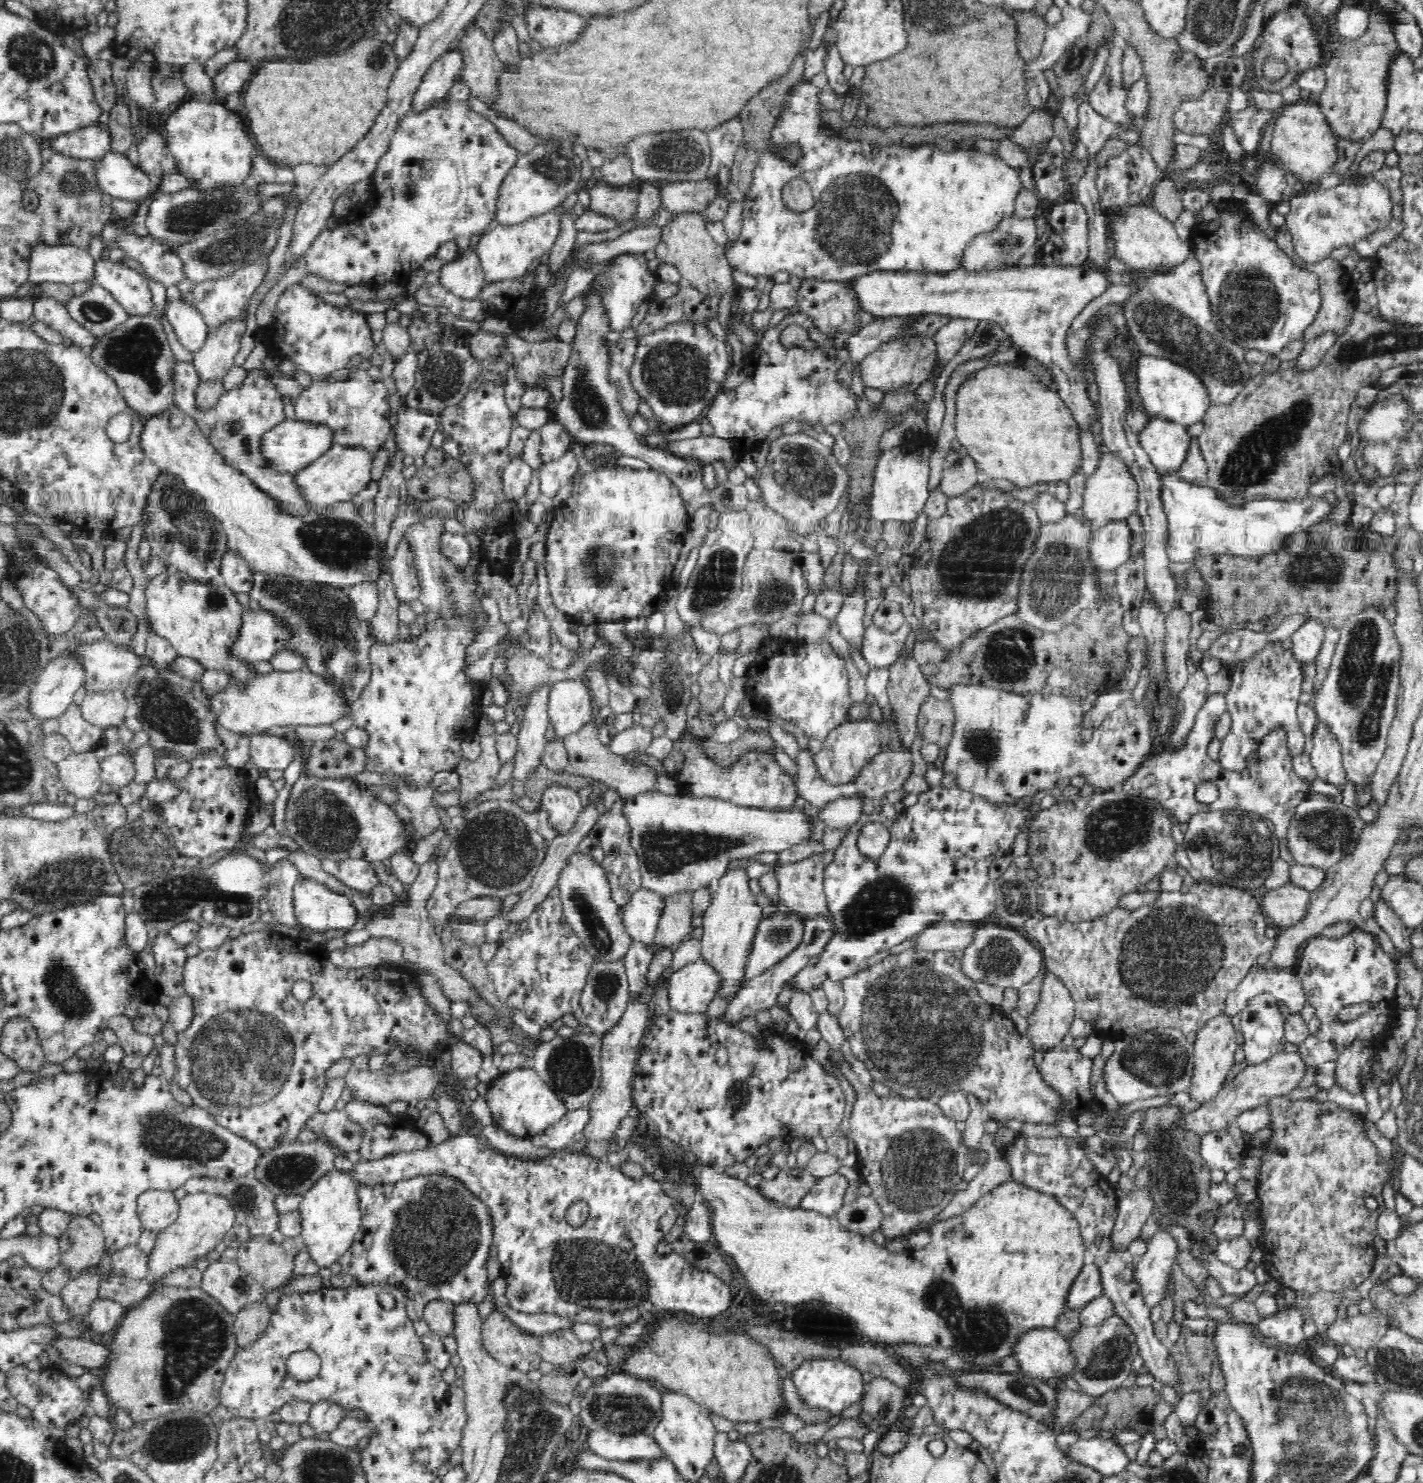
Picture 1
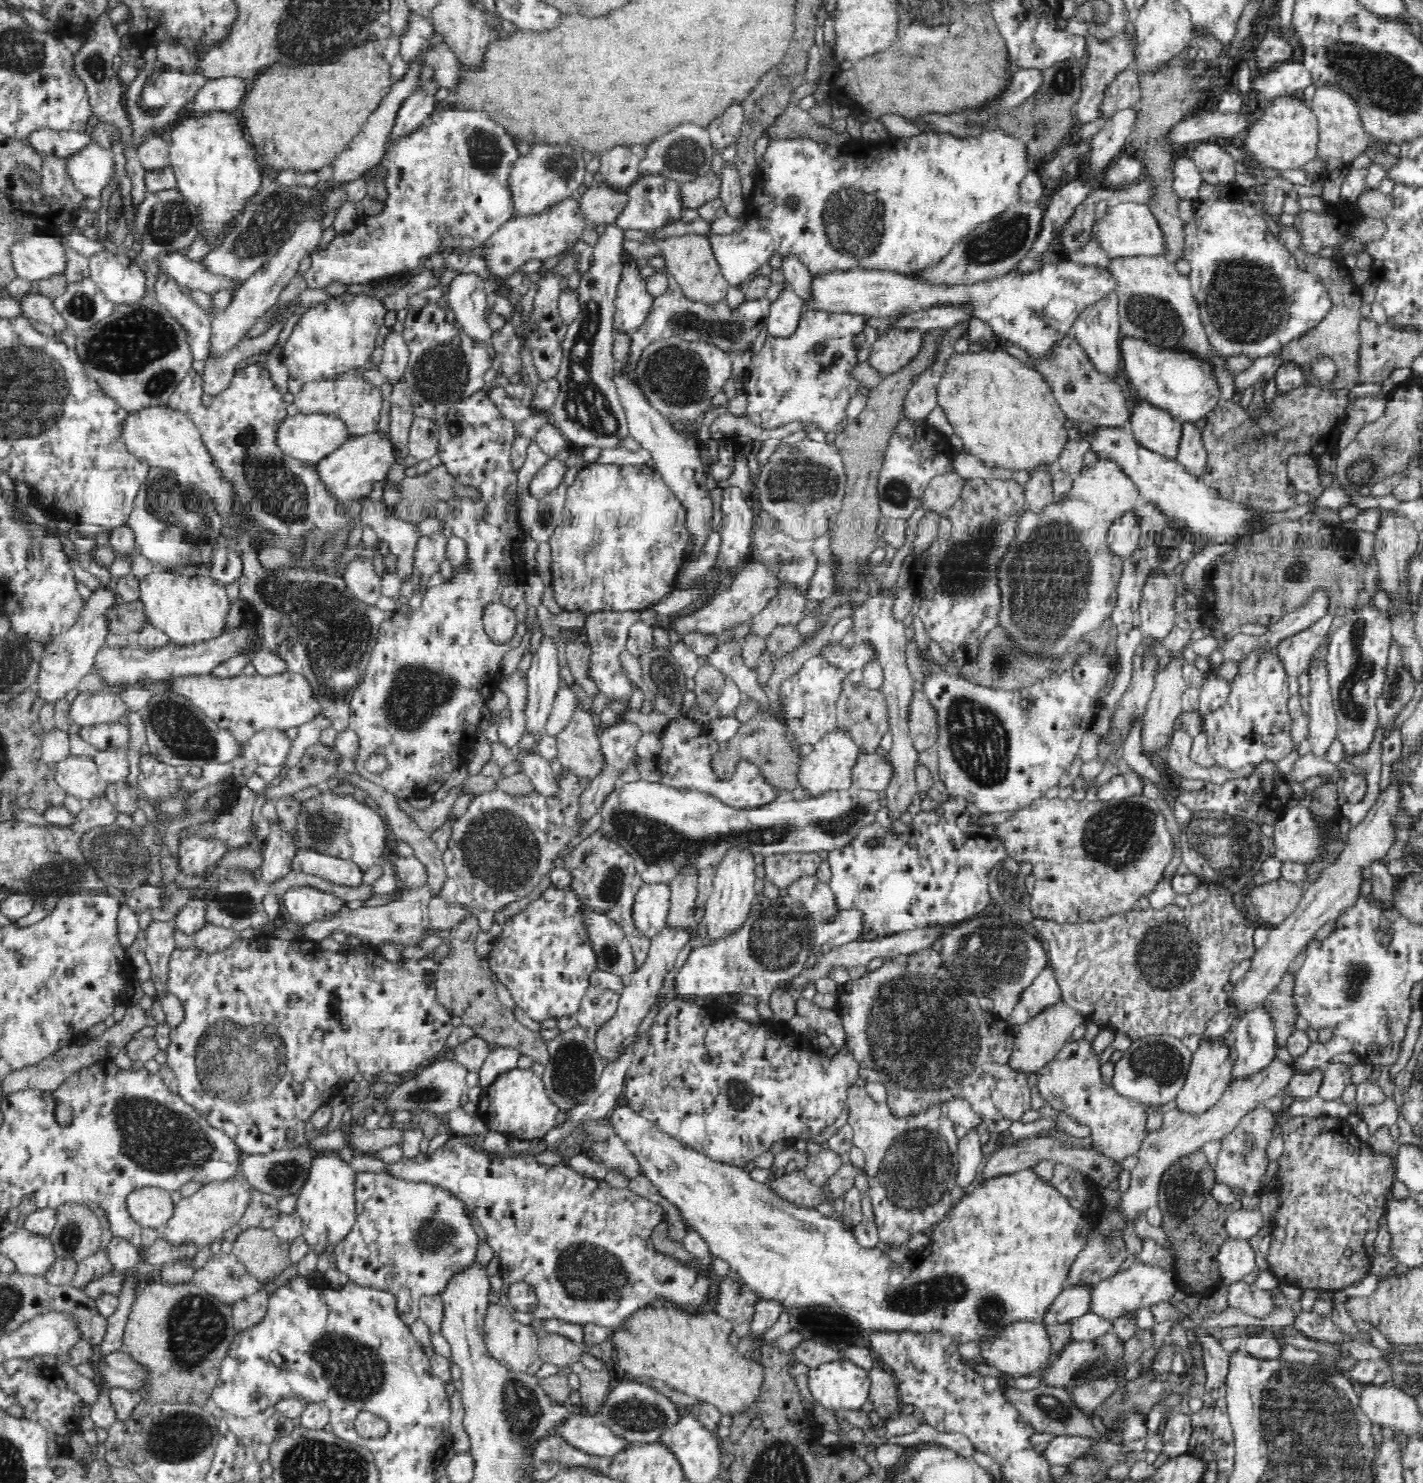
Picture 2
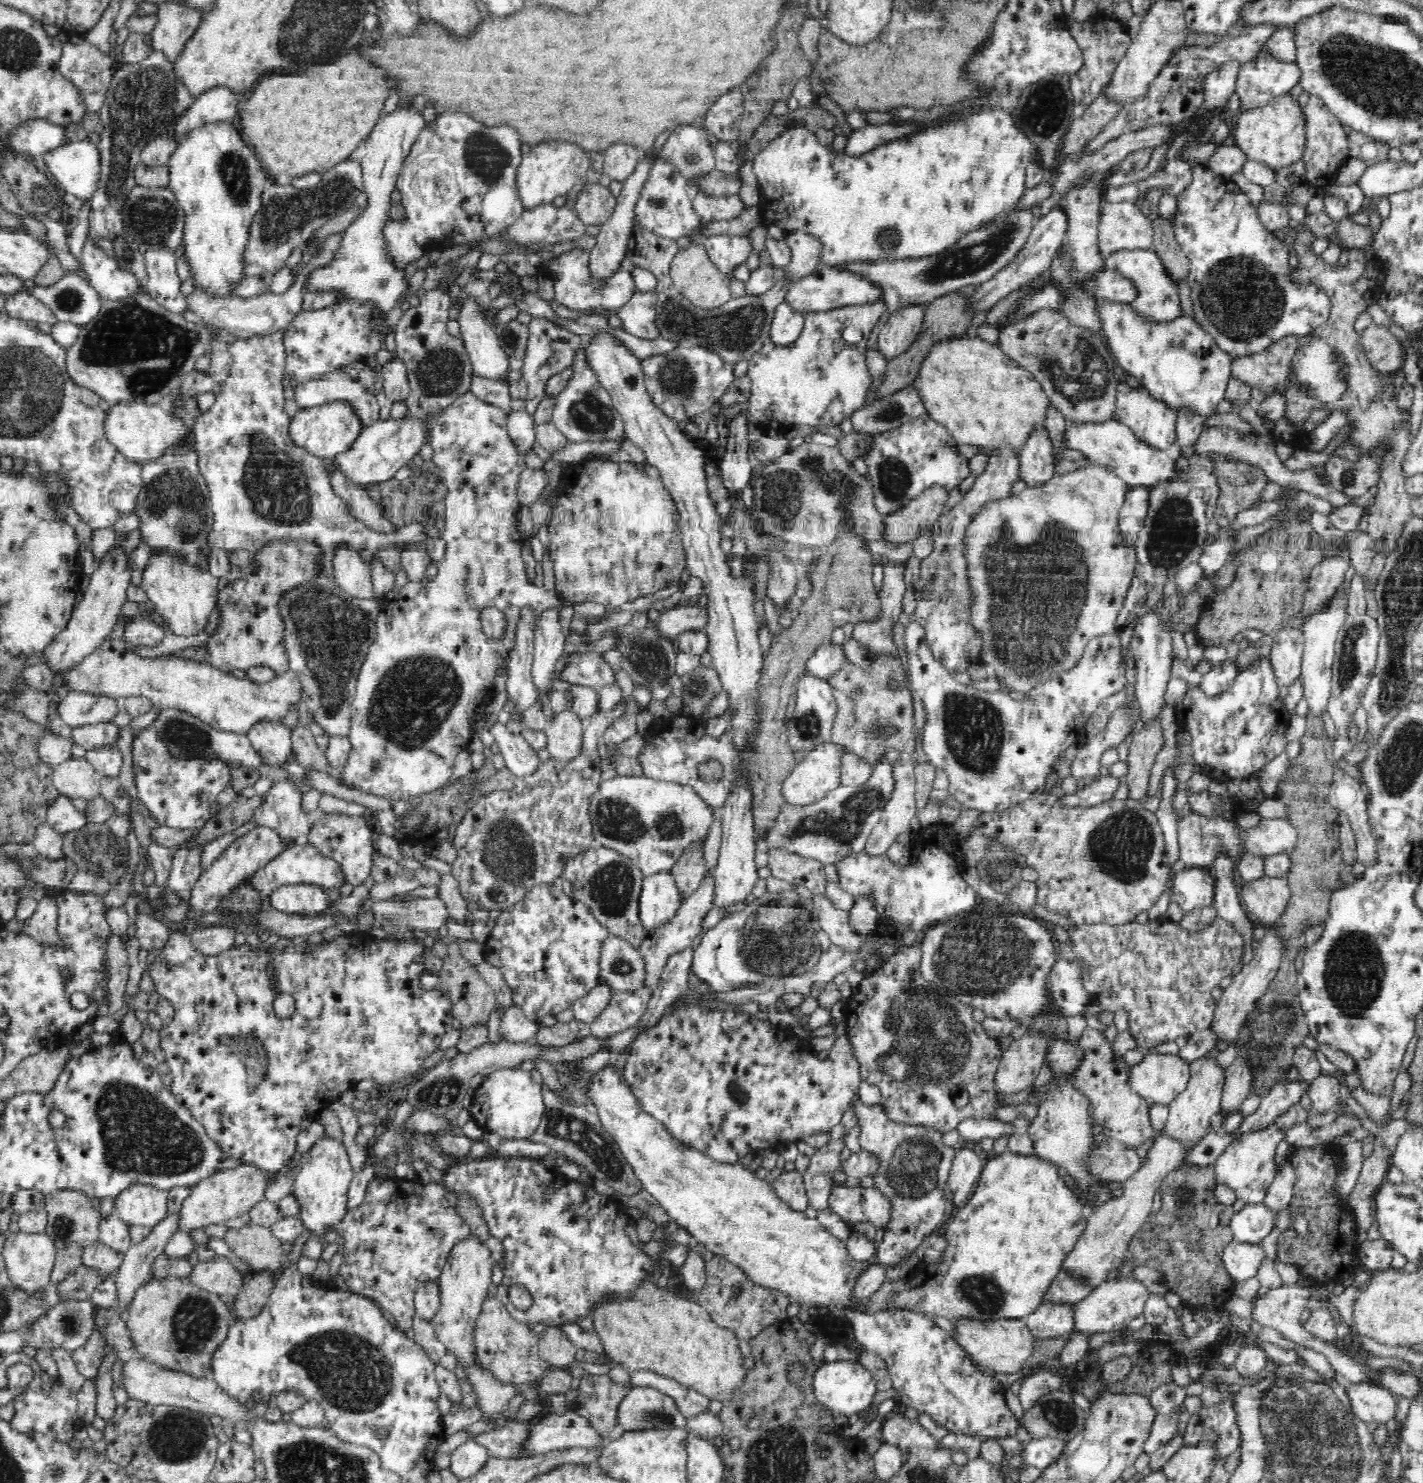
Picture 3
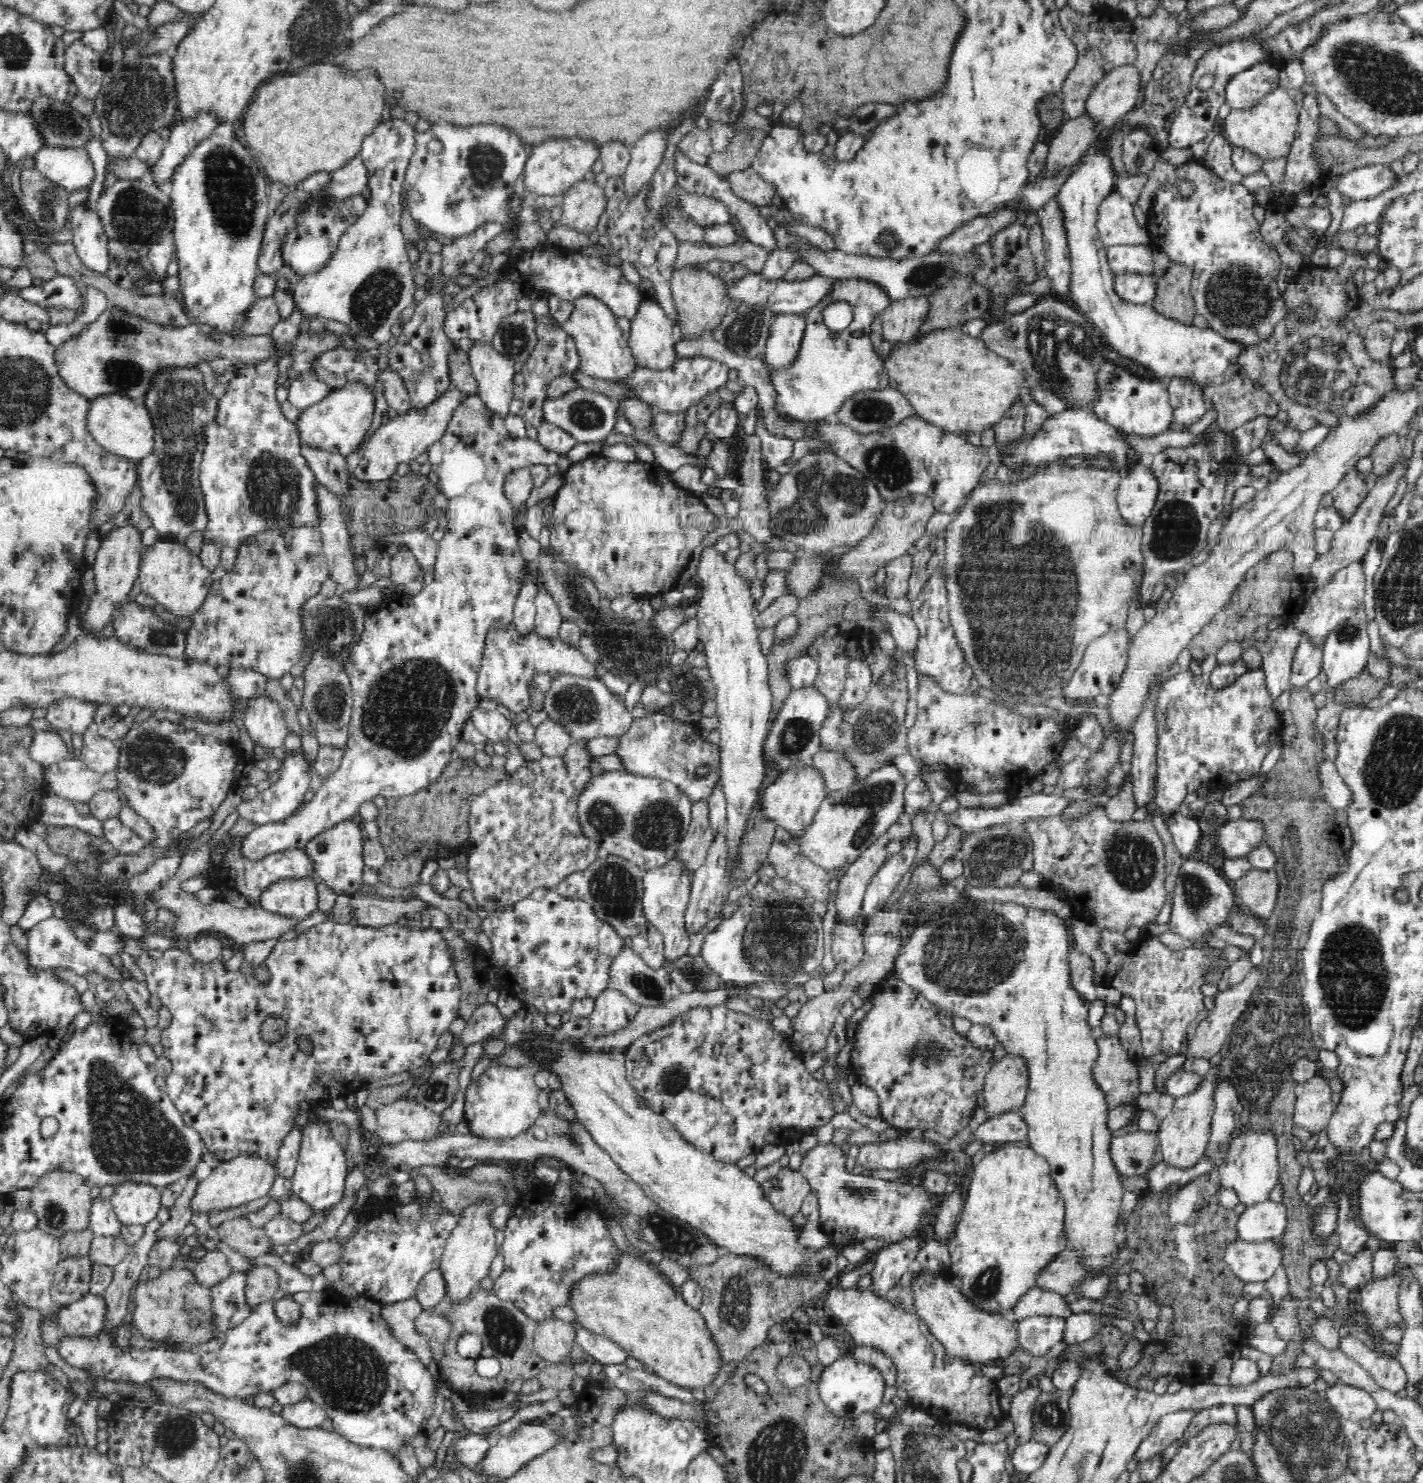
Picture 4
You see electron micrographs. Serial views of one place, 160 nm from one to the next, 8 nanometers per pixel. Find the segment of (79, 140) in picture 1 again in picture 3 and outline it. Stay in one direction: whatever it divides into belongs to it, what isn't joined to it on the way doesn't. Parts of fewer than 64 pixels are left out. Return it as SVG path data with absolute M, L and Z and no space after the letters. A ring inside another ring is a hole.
M28 120L28 123L14 130L7 140L7 146L16 149L18 154L39 159L51 150L64 146L70 137L63 126L56 126L47 120Z

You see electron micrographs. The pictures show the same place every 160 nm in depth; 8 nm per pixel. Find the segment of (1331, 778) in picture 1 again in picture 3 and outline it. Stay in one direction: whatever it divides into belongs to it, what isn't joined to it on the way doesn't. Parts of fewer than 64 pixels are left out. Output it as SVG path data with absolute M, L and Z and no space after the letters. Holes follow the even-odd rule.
M1338 589L1336 597L1330 600L1328 608L1320 614L1310 616L1302 631L1305 637L1305 651L1301 664L1300 681L1303 686L1303 698L1308 703L1309 711L1312 718L1322 718L1328 710L1328 702L1331 694L1332 670L1336 665L1335 662L1335 645L1337 644L1337 635L1339 630L1344 626L1347 615L1346 608L1348 605L1348 593L1344 589Z

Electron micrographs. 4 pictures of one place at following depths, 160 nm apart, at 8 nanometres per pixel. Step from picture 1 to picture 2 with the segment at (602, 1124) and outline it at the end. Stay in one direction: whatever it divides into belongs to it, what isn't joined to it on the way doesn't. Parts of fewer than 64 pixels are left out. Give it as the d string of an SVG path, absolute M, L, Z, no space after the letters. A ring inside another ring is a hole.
M664 927L662 932L651 939L648 958L641 968L629 977L625 990L620 996L619 1007L616 1014L600 1030L596 1031L596 1046L598 1054L607 1064L616 1062L624 1054L622 1042L632 1035L636 1035L640 1024L644 1022L648 1012L655 1006L659 991L663 986L665 977L671 972L679 951L690 941L690 931L669 930Z

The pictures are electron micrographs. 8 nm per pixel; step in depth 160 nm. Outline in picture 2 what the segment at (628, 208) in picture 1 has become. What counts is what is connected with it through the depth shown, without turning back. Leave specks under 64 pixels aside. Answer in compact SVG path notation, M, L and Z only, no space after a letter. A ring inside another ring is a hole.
M607 184L588 187L579 200L586 219L596 224L610 224L623 211L628 195L614 191Z

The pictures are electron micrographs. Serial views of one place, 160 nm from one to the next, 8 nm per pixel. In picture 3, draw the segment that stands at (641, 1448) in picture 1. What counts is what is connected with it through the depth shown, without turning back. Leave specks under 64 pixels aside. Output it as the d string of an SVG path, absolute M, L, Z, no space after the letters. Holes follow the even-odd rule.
M570 1408L565 1414L546 1414L529 1427L526 1448L529 1457L562 1449L602 1450L604 1440L590 1419Z

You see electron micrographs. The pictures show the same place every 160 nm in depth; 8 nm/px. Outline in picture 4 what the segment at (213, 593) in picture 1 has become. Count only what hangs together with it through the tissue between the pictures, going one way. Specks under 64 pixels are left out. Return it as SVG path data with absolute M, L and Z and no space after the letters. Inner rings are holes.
M158 540L143 550L138 578L142 591L162 604L163 610L174 616L181 616L186 625L200 610L210 592L213 584L210 575L211 572L203 565L199 555L190 554L184 544Z

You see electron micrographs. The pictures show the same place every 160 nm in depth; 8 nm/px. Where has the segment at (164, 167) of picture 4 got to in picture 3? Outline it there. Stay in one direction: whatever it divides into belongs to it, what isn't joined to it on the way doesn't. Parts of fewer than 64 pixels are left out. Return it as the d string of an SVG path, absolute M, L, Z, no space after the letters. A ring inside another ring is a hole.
M216 85L201 92L174 126L174 140L208 123L231 120L240 108L239 94L228 85Z

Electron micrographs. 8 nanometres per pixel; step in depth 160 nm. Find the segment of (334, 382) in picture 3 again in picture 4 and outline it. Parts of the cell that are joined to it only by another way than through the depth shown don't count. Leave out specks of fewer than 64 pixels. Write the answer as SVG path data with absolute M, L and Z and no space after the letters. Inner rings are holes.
M296 380L286 382L289 387L288 400L301 411L325 400L336 388L322 380Z

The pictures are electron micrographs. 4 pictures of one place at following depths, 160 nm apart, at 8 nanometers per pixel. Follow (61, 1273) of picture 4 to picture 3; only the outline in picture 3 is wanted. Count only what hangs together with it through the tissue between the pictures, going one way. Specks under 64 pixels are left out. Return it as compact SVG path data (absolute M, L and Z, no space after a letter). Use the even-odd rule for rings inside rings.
M80 1265L68 1276L68 1280L58 1283L58 1289L73 1300L89 1300L105 1279L96 1268Z

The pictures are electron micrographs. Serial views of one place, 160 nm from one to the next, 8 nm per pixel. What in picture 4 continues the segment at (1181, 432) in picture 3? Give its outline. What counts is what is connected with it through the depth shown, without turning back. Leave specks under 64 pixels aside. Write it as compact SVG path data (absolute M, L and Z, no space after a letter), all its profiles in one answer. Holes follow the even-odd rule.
M1174 381L1167 386L1167 390L1173 407L1173 422L1188 428L1203 418L1206 400L1198 387Z

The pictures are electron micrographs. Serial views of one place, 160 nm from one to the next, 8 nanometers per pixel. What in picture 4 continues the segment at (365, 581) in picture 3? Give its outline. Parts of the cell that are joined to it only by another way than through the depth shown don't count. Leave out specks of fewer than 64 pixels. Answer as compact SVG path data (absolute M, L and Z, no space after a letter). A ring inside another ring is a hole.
M316 484L321 508L320 528L329 578L337 582L339 591L354 592L360 586L360 574L354 566L350 533L342 514L342 502L328 488Z

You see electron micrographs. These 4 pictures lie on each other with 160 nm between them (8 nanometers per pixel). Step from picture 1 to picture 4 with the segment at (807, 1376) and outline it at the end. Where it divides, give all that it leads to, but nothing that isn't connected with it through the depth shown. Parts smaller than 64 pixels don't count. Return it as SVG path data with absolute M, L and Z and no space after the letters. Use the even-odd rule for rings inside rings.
M846 1356L822 1369L817 1386L821 1404L825 1404L835 1416L844 1419L858 1418L860 1414L874 1411L882 1404L886 1388L884 1378L876 1368Z

